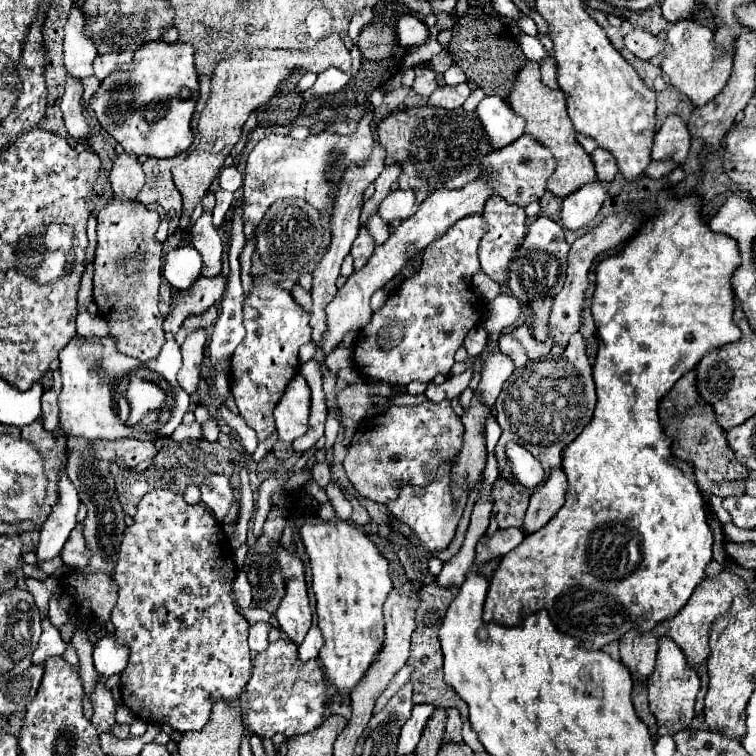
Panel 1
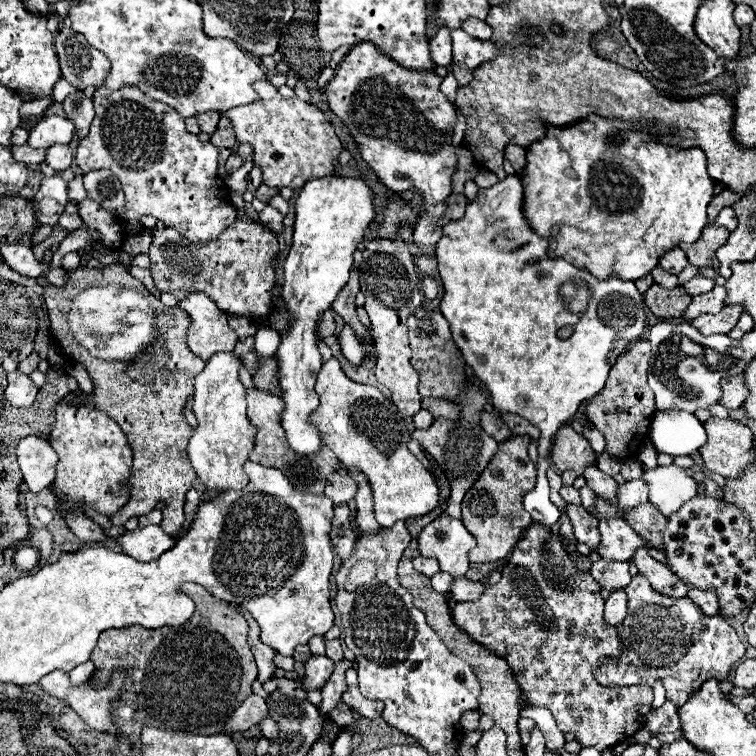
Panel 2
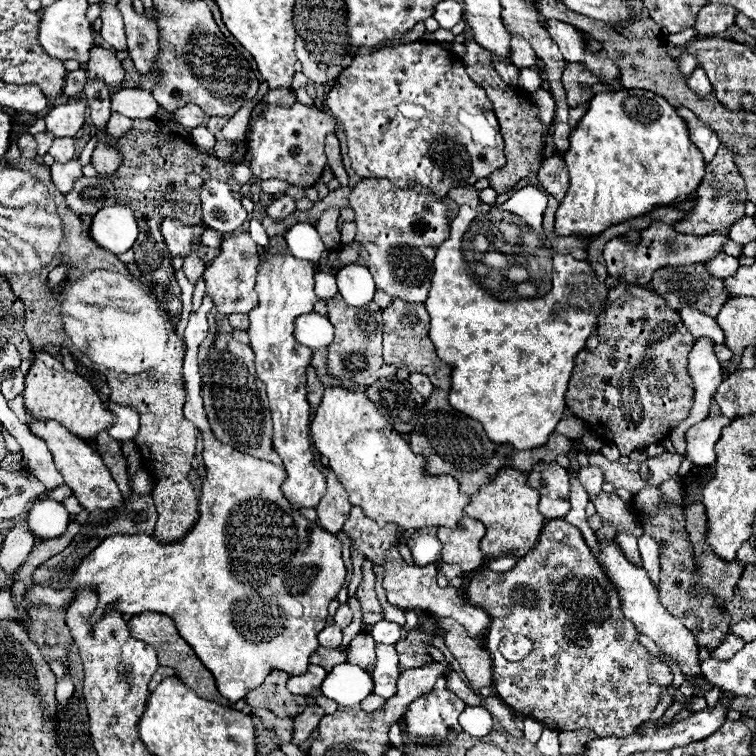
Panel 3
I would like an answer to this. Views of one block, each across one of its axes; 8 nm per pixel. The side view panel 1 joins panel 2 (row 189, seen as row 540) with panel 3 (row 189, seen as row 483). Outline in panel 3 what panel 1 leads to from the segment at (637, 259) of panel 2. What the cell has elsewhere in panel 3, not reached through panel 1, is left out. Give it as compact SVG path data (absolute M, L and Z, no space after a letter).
M642 88L596 94L590 100L588 112L570 134L570 148L564 152L564 162L570 170L570 188L556 210L556 234L560 236L596 236L612 224L642 216L660 206L680 204L696 192L704 178L704 158L690 142L686 122L662 96Z

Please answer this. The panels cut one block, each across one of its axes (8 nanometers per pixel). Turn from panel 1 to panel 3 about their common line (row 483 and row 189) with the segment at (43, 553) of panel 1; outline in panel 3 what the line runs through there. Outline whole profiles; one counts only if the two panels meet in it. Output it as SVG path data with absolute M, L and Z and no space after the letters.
M78 158L68 160L64 164L62 162L52 164L52 182L60 192L68 194L78 178L82 178L82 164Z

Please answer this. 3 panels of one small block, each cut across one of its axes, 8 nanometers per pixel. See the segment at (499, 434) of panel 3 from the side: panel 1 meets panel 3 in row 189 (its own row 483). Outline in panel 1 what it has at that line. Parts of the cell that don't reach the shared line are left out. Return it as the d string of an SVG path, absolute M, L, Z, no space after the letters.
M508 442L506 446L506 456L510 462L510 470L528 489L534 489L536 484L544 482L546 474L540 462L526 448L522 448L516 442Z

